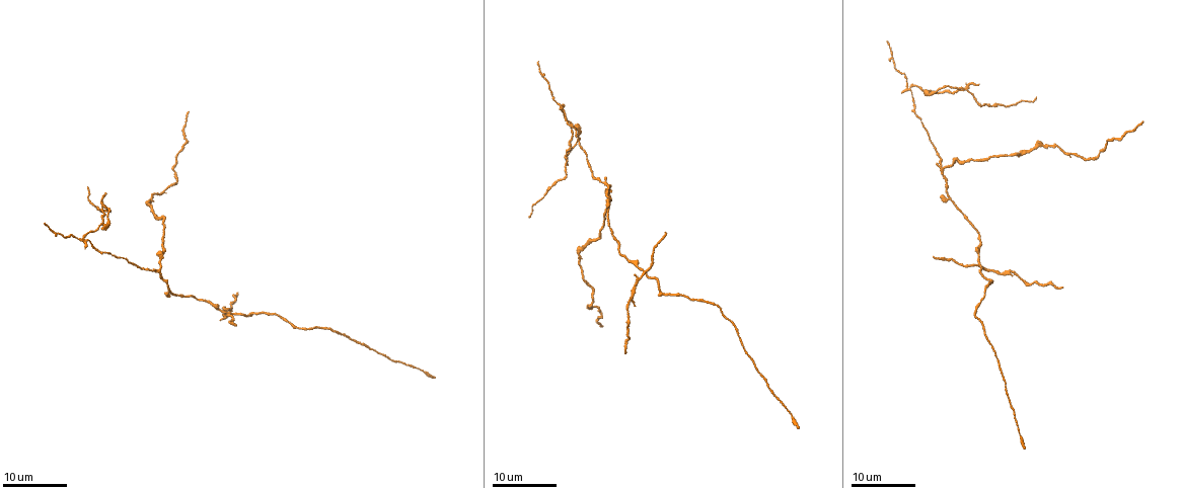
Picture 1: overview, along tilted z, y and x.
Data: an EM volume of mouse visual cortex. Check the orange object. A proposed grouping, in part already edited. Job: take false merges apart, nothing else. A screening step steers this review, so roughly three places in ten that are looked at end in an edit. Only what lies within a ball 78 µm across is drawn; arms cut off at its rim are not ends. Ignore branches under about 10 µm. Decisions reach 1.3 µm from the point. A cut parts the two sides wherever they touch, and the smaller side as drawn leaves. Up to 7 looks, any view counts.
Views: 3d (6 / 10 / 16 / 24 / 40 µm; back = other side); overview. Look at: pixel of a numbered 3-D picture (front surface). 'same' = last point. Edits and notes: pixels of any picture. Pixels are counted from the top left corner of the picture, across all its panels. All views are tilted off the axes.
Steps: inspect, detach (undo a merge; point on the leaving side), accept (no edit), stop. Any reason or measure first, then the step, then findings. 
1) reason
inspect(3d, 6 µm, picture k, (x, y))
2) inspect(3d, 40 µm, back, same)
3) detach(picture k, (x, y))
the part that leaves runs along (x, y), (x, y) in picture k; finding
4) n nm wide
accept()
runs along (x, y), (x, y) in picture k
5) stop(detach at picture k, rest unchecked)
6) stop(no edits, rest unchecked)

thick turns thin
inspect(3d, 24 µm, picture 1, (580, 258))

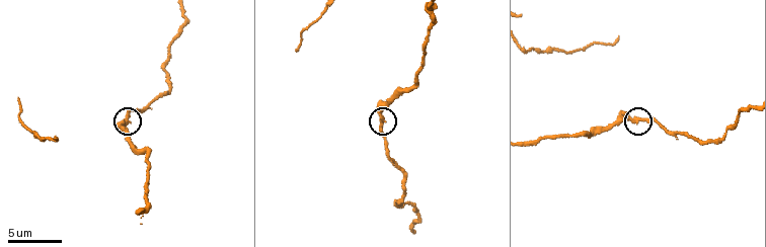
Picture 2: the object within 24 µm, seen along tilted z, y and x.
inspect(3d, 10 µm, picture 2, (381, 118))

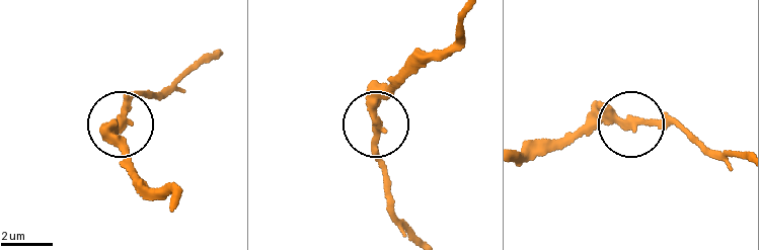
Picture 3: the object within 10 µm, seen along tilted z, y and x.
260 nm wide
accept()
runs along (521, 153), (566, 145), (613, 123), (652, 121), (686, 129) in picture 3; continuous, no second neuron

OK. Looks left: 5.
sudden change in width
inspect(3d, 10 µm, picture 2, (433, 22))

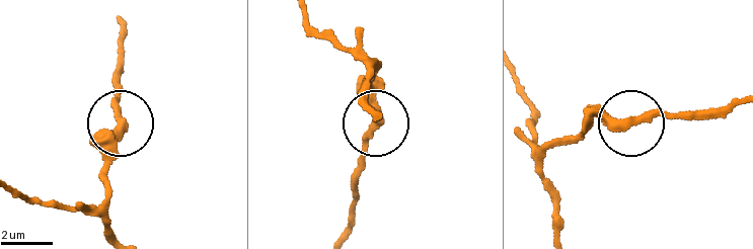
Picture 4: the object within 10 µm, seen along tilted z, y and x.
accept()
all the same neuron

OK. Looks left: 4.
arms part here
inspect(3d, 24 µm, picture 1, (941, 169))

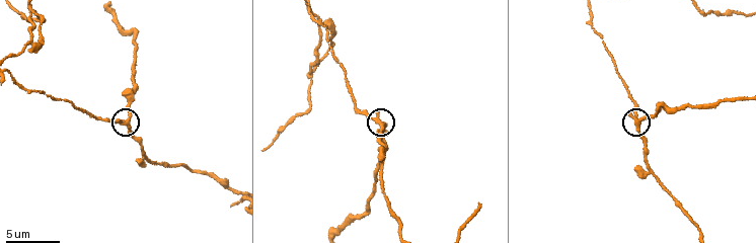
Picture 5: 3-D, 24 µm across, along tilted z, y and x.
inspect(3d, 6 µm, picture 5, (380, 120))

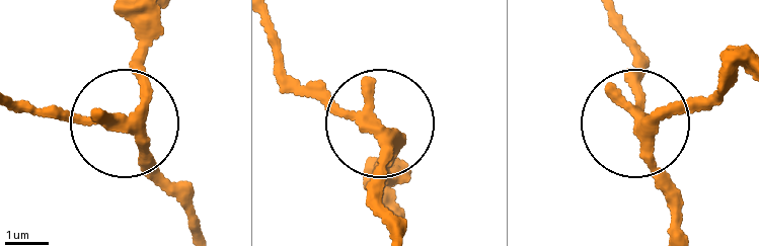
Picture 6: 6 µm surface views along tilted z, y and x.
3 arms
accept()
continuous, no second neuron

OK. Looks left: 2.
four arms meet
inspect(3d, 24 µm, picture 1, (227, 313))

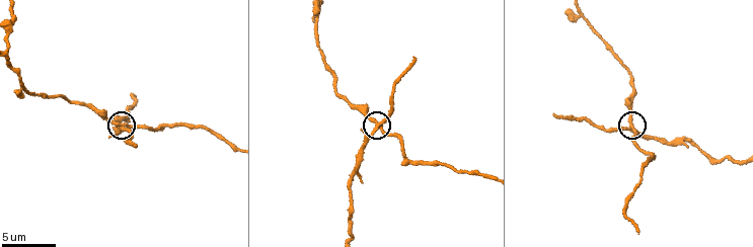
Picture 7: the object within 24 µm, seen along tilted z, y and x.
closer look
inspect(3d, 10 µm, picture 7, (379, 127))

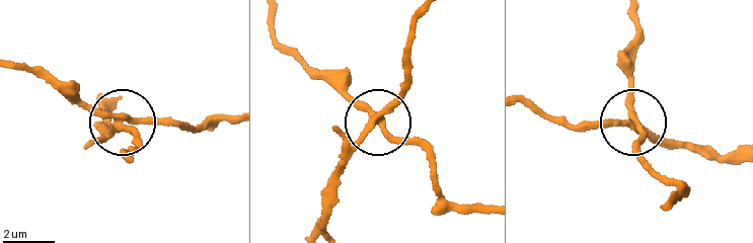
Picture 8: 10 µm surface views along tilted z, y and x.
side arm 16 µm
detach(picture 8, (107, 133))
the part that leaves runs along (633, 118), (660, 137), (742, 158) in picture 8; two neurons meet here

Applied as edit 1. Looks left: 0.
stop(detach at picture 8, rest unchecked)

